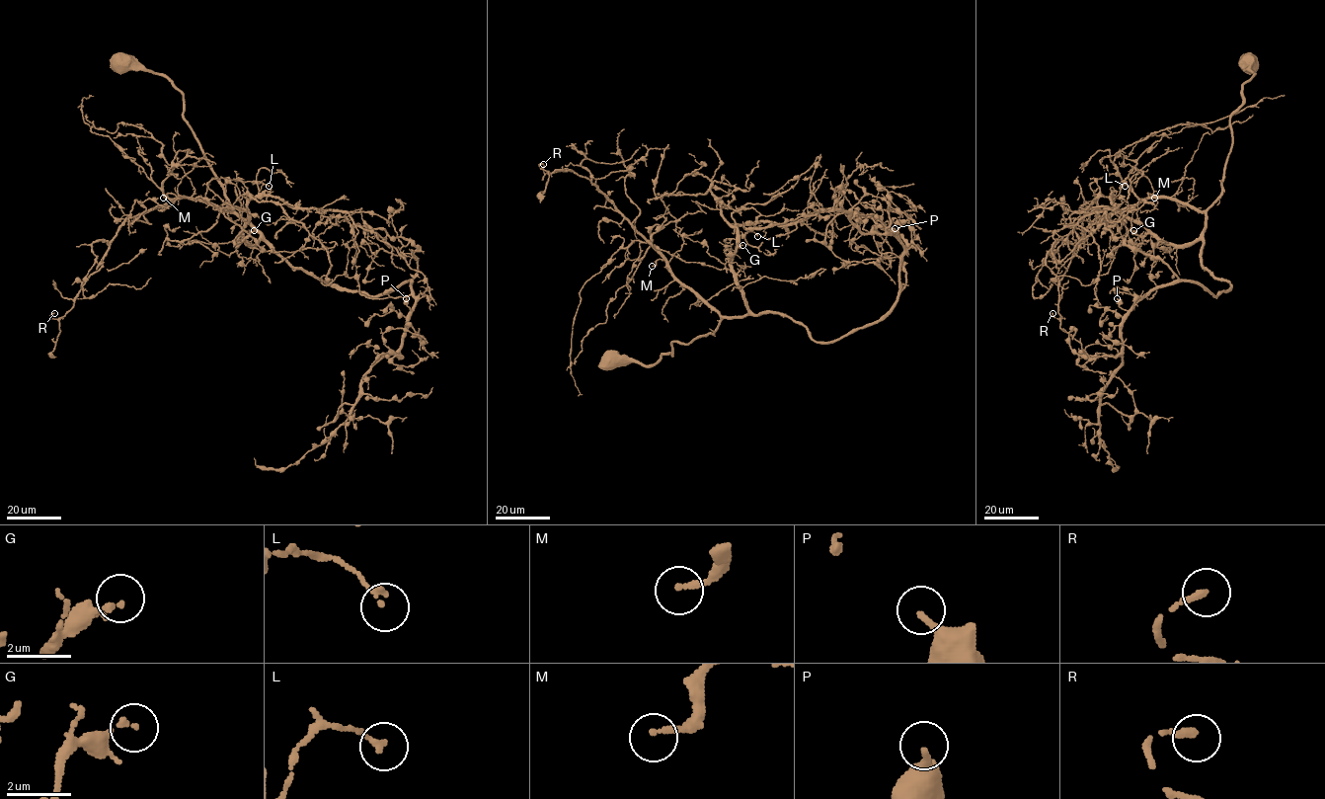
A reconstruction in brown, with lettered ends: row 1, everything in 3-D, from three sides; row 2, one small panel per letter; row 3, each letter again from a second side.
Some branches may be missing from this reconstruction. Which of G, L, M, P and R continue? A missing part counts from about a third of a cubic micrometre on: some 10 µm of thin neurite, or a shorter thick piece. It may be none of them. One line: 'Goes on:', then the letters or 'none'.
Goes on: none

